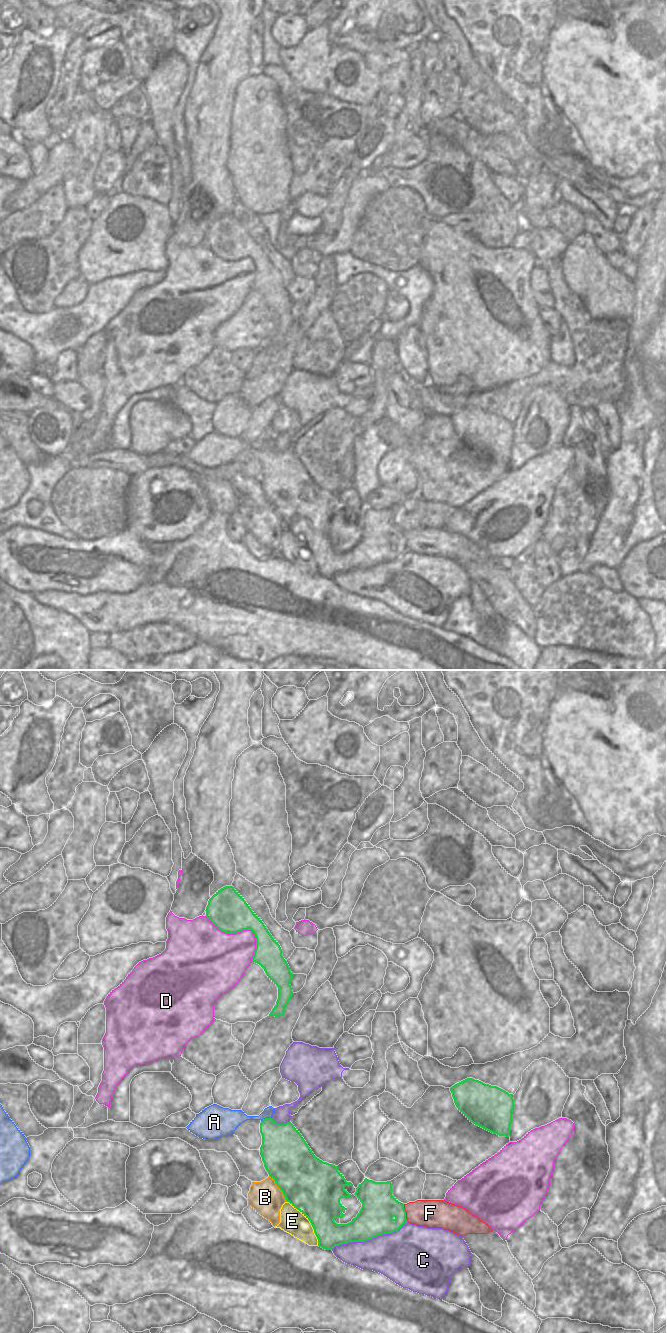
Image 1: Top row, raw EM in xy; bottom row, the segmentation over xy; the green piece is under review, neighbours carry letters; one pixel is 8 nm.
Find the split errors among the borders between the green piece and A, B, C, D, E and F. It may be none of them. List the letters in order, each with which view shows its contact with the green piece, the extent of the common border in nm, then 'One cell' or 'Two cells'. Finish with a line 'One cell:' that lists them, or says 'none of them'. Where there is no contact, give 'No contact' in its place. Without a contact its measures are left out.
A: Touches green in xy. Shared border 90 nm. Two cells
B: Touches green in xy. Shared border 260 nm. Two cells
C: Touches green in xy. Shared border 650 nm. Two cells
D: Touches green in xy. Shared border 550 nm. Two cells
E: Touches green in xy. Shared border 440 nm. Two cells
F: Touches green in xy. Shared border 150 nm. Two cells
One cell: none of them

